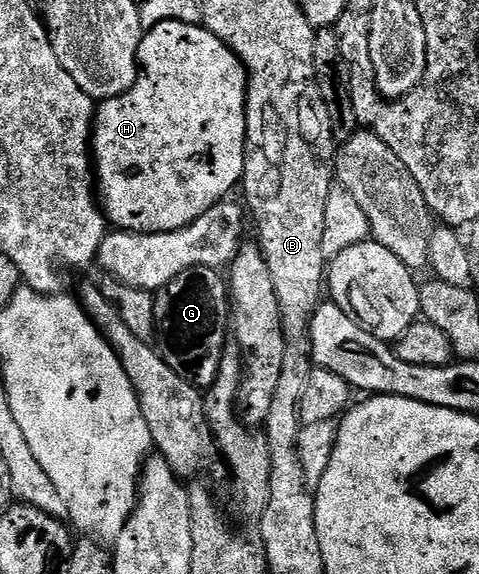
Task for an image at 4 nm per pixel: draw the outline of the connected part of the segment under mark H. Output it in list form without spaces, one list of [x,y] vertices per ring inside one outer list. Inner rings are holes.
[[[166,21],[160,23],[156,27],[149,27],[145,30],[144,38],[140,40],[140,48],[138,49],[138,57],[136,58],[138,64],[138,74],[136,77],[136,84],[132,86],[125,95],[119,95],[113,99],[103,100],[95,108],[94,111],[94,126],[92,128],[92,142],[90,144],[91,154],[94,156],[94,175],[98,180],[98,202],[103,210],[104,218],[113,228],[121,231],[133,231],[139,235],[149,235],[150,233],[166,233],[174,229],[182,229],[186,225],[190,225],[194,221],[198,221],[198,217],[202,217],[202,213],[206,213],[214,205],[225,202],[229,198],[228,195],[232,190],[241,186],[244,177],[244,146],[246,145],[246,105],[248,104],[248,71],[242,65],[242,61],[233,53],[221,39],[214,33],[210,33],[208,28],[203,25],[194,23],[179,23],[178,21]]]

